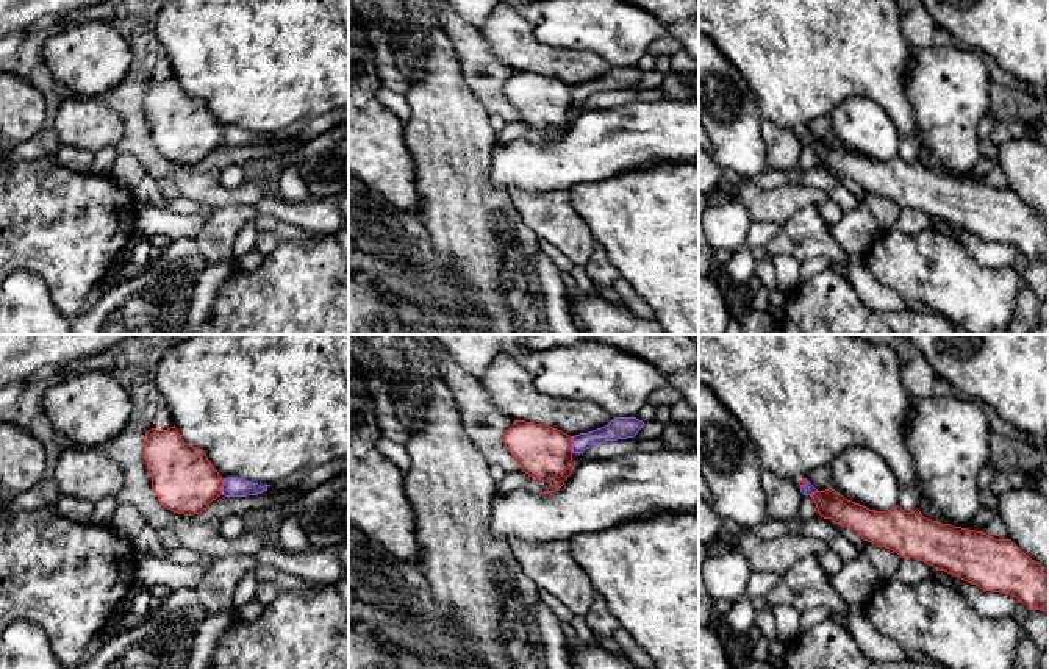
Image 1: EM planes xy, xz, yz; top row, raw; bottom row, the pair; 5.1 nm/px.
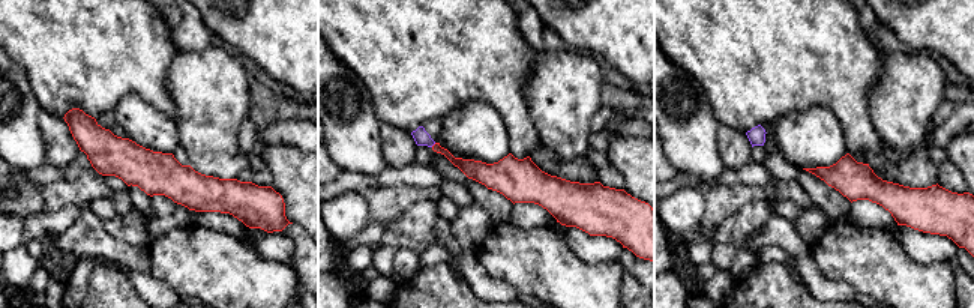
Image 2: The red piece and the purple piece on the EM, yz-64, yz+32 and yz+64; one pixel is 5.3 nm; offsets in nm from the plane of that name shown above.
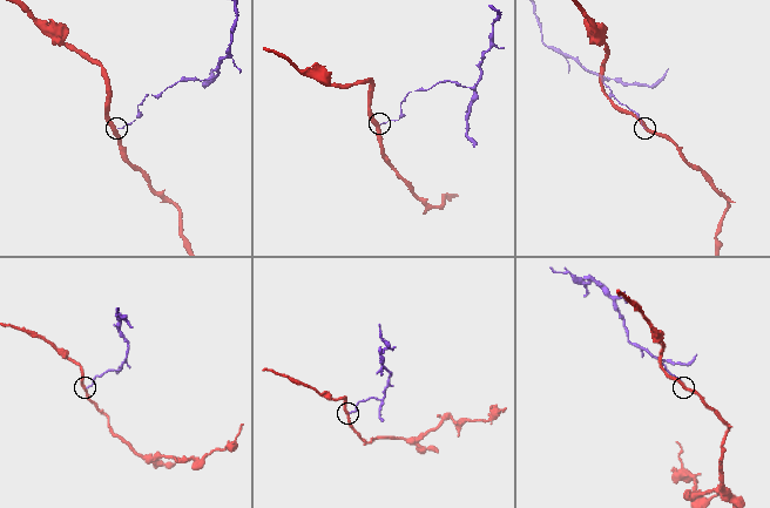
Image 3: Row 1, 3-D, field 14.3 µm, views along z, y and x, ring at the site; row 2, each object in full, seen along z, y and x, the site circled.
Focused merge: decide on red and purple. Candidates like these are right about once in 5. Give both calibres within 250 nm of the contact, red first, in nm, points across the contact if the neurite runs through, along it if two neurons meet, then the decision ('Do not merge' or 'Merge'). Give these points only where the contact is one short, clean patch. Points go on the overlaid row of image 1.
Thickness 320 nm (red) against 110 nm. Boundary: xy (224, 479), (221, 494). Do not merge

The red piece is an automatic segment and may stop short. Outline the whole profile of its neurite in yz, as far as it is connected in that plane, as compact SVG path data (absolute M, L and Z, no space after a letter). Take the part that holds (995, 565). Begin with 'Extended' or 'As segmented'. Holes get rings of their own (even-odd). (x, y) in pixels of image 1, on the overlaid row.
As segmented. M832 488L816 491L811 499L821 517L854 530L863 541L886 547L900 558L921 560L938 571L977 585L983 591L1010 594L1029 610L1049 613L1049 577L1043 566L1026 555L1011 539L996 539L983 531L941 524L924 517L918 508L913 513L905 513L899 505L888 511L869 510L844 499Z

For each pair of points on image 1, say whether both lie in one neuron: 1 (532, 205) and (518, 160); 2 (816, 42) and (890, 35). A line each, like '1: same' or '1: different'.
1: different
2: same

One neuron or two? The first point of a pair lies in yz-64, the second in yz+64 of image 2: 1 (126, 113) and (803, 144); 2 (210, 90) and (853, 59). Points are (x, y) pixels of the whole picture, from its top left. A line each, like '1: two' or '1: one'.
1: one
2: two

